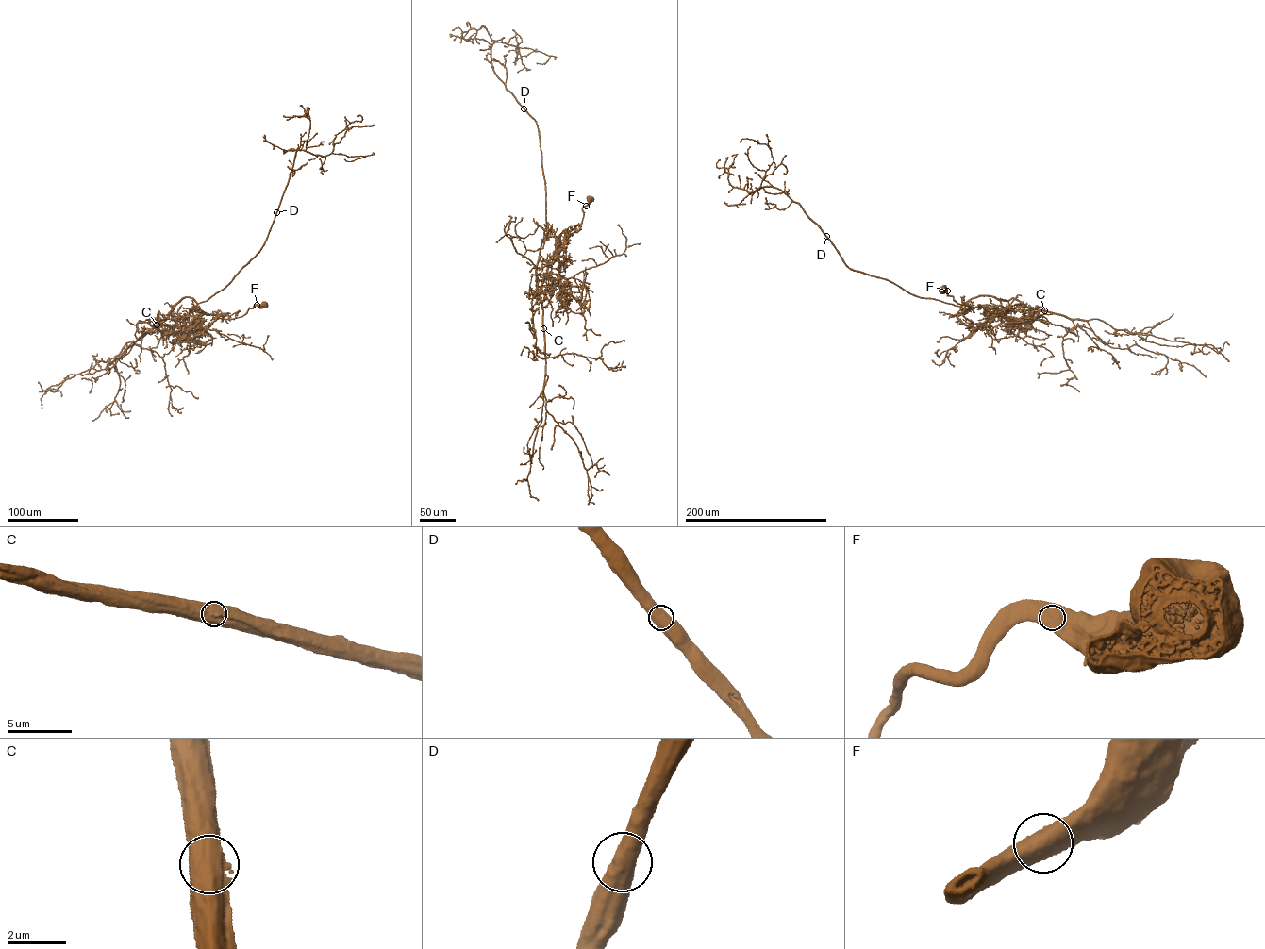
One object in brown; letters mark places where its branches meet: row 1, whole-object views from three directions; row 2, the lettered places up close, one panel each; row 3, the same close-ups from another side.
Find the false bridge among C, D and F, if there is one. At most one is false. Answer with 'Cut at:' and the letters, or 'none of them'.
Cut at: none of them

